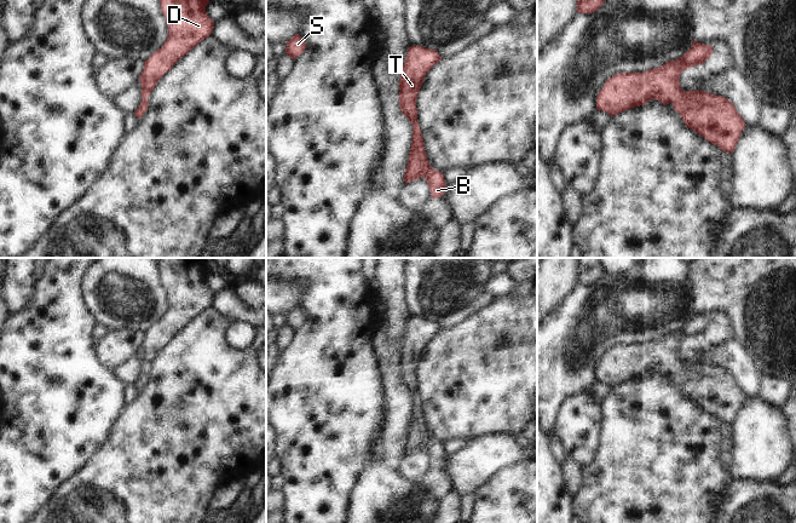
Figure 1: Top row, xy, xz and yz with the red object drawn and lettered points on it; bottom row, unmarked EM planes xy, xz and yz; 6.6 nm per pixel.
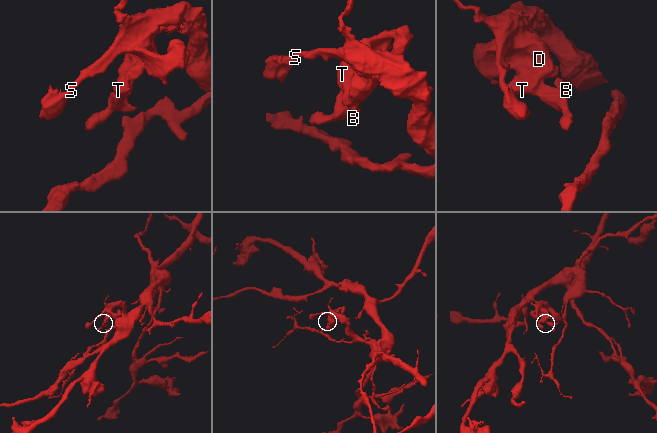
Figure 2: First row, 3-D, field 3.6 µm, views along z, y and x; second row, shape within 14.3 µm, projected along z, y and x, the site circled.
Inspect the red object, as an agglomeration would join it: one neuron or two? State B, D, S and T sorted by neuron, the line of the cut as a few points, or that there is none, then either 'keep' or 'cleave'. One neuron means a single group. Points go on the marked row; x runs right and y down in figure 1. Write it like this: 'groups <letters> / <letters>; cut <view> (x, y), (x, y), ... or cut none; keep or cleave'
groups B D S T; cut none; keep

